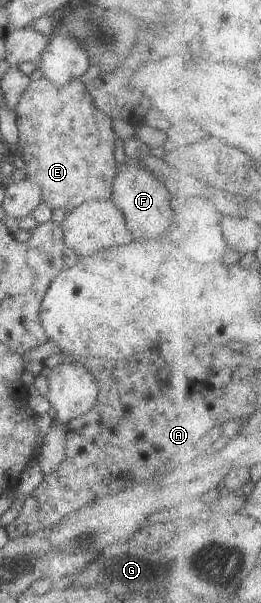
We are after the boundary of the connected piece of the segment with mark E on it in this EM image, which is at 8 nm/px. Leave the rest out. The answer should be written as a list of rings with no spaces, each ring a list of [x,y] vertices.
[[[46,79],[31,81],[17,104],[16,113],[19,143],[24,148],[21,157],[26,166],[24,171],[27,179],[42,189],[43,203],[52,210],[61,208],[71,212],[79,204],[111,196],[113,178],[117,174],[114,158],[117,136],[112,128],[114,117],[108,117],[95,106],[86,86],[79,79],[61,87],[54,86]]]

